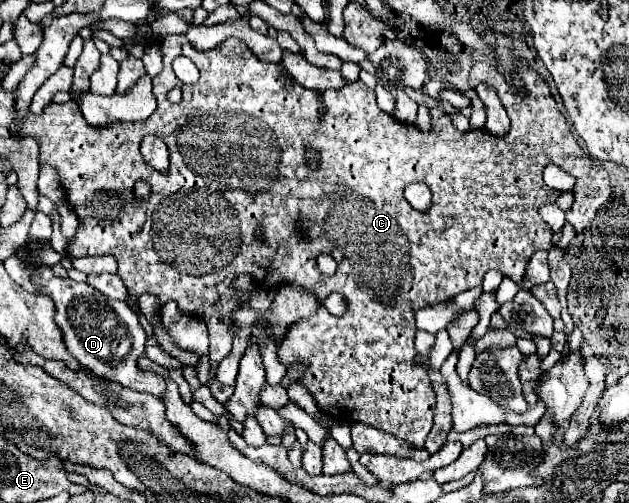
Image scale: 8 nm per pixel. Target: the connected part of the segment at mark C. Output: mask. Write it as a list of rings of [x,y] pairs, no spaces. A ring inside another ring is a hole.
[[[165,35],[163,39],[157,41],[159,47],[161,47],[161,55],[163,55],[163,71],[153,77],[153,91],[155,91],[155,97],[159,101],[157,105],[157,111],[153,113],[149,118],[137,122],[117,122],[107,125],[107,127],[93,127],[89,123],[85,123],[81,111],[77,111],[77,103],[71,99],[67,103],[49,103],[43,111],[43,115],[37,115],[37,117],[31,117],[23,123],[21,127],[21,135],[31,135],[35,133],[37,139],[41,139],[41,163],[49,163],[53,167],[57,167],[59,175],[61,175],[61,185],[67,193],[67,201],[71,205],[71,209],[77,213],[79,217],[79,229],[77,229],[77,235],[75,239],[71,241],[69,249],[71,249],[71,255],[73,257],[87,257],[87,255],[113,255],[117,259],[117,275],[123,279],[125,287],[127,287],[127,295],[135,295],[135,297],[141,297],[143,293],[151,293],[159,299],[159,307],[167,301],[175,301],[179,305],[181,311],[185,313],[195,313],[195,315],[203,315],[203,321],[207,323],[209,327],[209,339],[211,339],[211,349],[209,349],[209,359],[211,359],[211,369],[215,371],[217,369],[217,363],[231,351],[231,325],[223,325],[223,323],[229,323],[229,317],[223,319],[223,309],[235,309],[237,305],[237,295],[233,293],[233,289],[229,287],[231,281],[241,275],[241,273],[251,273],[255,281],[259,281],[259,285],[263,287],[275,287],[279,285],[281,281],[283,283],[291,283],[291,285],[301,285],[309,291],[313,291],[319,299],[319,303],[323,303],[323,299],[327,299],[327,295],[331,293],[341,293],[347,301],[347,311],[345,315],[341,317],[335,317],[331,315],[325,307],[319,309],[313,317],[309,319],[303,319],[299,323],[293,323],[289,327],[289,333],[287,337],[281,341],[279,345],[279,359],[285,367],[291,367],[295,363],[303,363],[307,369],[305,373],[299,377],[299,383],[309,387],[307,391],[313,395],[313,399],[317,401],[317,407],[327,413],[333,421],[339,421],[339,423],[345,423],[345,425],[353,425],[353,423],[359,423],[363,421],[365,425],[371,425],[375,429],[381,429],[389,435],[395,435],[397,439],[403,439],[407,443],[411,443],[413,447],[421,449],[423,443],[425,443],[425,437],[429,435],[431,431],[431,425],[433,425],[433,409],[435,409],[435,393],[433,393],[433,387],[431,387],[431,381],[429,381],[429,375],[423,367],[419,367],[415,363],[415,313],[421,309],[421,307],[427,307],[427,305],[433,305],[433,303],[439,303],[439,301],[447,301],[449,297],[455,297],[471,287],[481,287],[483,283],[483,275],[489,271],[489,269],[499,269],[503,275],[509,275],[515,283],[521,285],[523,281],[523,275],[525,275],[525,267],[531,259],[531,255],[537,251],[537,249],[551,249],[551,229],[547,223],[543,223],[543,219],[539,217],[539,207],[543,203],[553,203],[557,197],[559,197],[559,191],[555,189],[549,189],[545,183],[543,183],[543,167],[547,163],[557,163],[561,169],[565,169],[567,173],[573,173],[577,177],[577,183],[574,186],[574,197],[575,201],[569,211],[565,212],[566,221],[571,223],[575,227],[577,233],[581,233],[589,221],[593,221],[597,209],[607,203],[609,195],[611,195],[611,185],[609,185],[609,173],[605,171],[605,167],[601,163],[597,163],[587,151],[583,151],[583,147],[577,143],[577,139],[573,137],[573,131],[567,123],[567,119],[561,115],[561,111],[557,109],[557,103],[549,91],[549,85],[543,81],[543,77],[531,69],[527,63],[519,61],[513,65],[513,71],[519,75],[523,87],[513,87],[505,81],[505,75],[495,67],[495,63],[491,61],[475,61],[473,67],[471,67],[471,73],[469,73],[469,83],[473,87],[477,87],[479,83],[491,83],[497,94],[501,99],[505,110],[507,111],[511,120],[511,128],[507,135],[503,137],[495,137],[491,135],[489,131],[465,131],[461,133],[453,123],[451,123],[451,115],[447,111],[433,111],[433,127],[431,131],[419,131],[417,127],[413,125],[407,125],[407,123],[401,123],[393,117],[389,117],[387,113],[383,113],[379,107],[377,107],[377,101],[375,101],[375,91],[367,89],[363,81],[353,81],[349,85],[345,85],[343,89],[339,91],[323,91],[321,93],[321,101],[317,97],[317,91],[315,89],[305,89],[301,87],[299,83],[293,83],[293,91],[287,91],[287,85],[283,83],[281,79],[281,71],[279,71],[279,65],[277,63],[267,63],[267,61],[259,61],[251,51],[249,47],[245,47],[245,43],[241,43],[239,39],[227,39],[223,43],[219,43],[215,49],[209,49],[209,51],[197,51],[193,45],[187,39],[185,35]],[[179,55],[187,55],[189,59],[195,61],[201,77],[195,85],[185,85],[181,83],[173,69],[171,69],[171,61]],[[173,87],[181,87],[183,91],[183,99],[181,103],[169,103],[167,101],[167,93],[173,89]],[[145,135],[157,135],[159,139],[163,139],[163,143],[169,147],[169,153],[171,153],[171,167],[167,173],[159,173],[155,169],[151,169],[147,163],[143,163],[141,159],[141,153],[139,153],[139,145],[143,141]],[[309,145],[309,147],[315,147],[315,149],[321,149],[321,167],[317,171],[311,171],[305,163],[303,163],[303,147]],[[137,181],[145,181],[149,183],[153,189],[149,193],[149,199],[137,199],[135,193],[133,193],[133,185]],[[409,183],[427,183],[431,187],[431,193],[433,193],[433,205],[427,213],[419,213],[417,209],[413,209],[405,197],[403,197],[403,187],[409,185]],[[349,195],[359,195],[363,199],[369,199],[369,203],[345,203],[345,197]],[[255,231],[263,231],[263,241],[257,241],[253,237]],[[319,253],[331,253],[335,257],[335,261],[339,263],[337,265],[337,271],[335,275],[327,277],[319,271],[317,267],[317,255]]]

